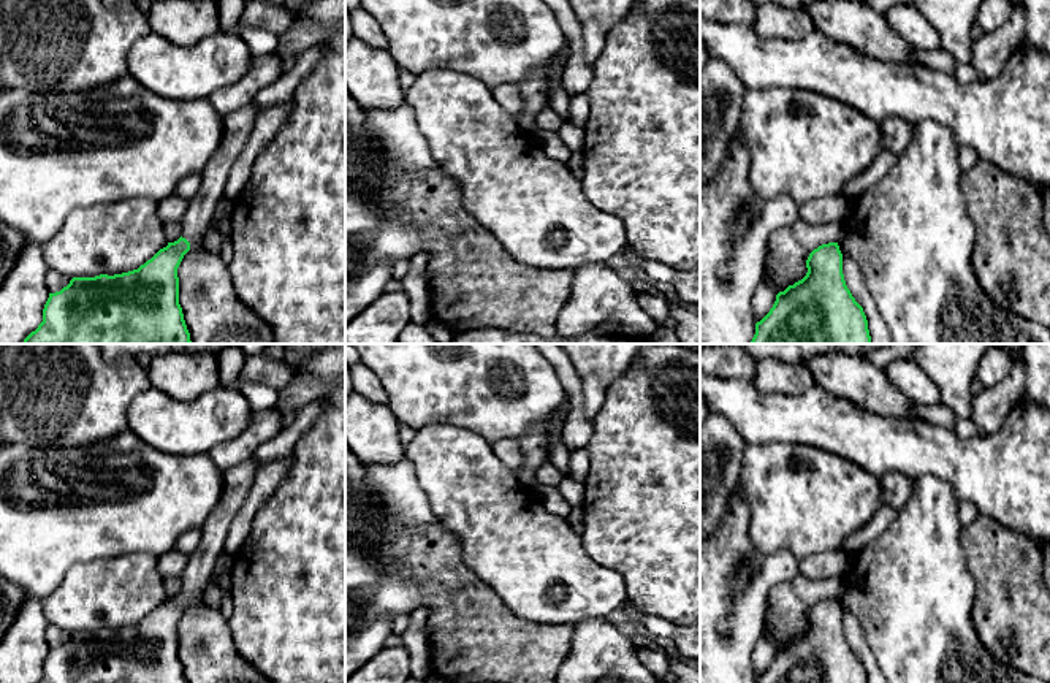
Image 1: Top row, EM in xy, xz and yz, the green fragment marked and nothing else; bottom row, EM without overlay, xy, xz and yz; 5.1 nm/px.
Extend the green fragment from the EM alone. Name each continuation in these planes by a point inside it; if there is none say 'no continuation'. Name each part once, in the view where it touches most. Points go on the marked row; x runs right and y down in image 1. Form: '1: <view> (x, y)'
1: xy (238, 125)

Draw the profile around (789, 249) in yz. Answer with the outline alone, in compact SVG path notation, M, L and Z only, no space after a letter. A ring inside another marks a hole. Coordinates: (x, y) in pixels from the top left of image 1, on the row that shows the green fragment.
M801 219L774 233L768 244L765 274L773 274L776 293L801 280L809 254L822 244L838 242L843 225L839 222L811 225Z

